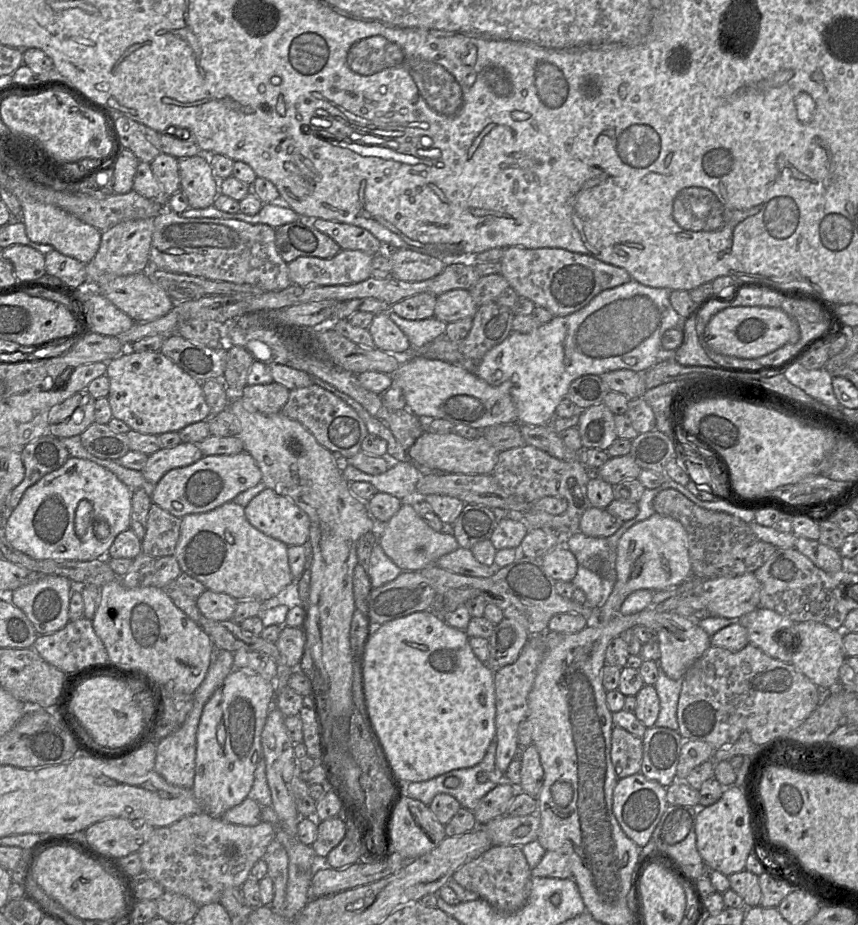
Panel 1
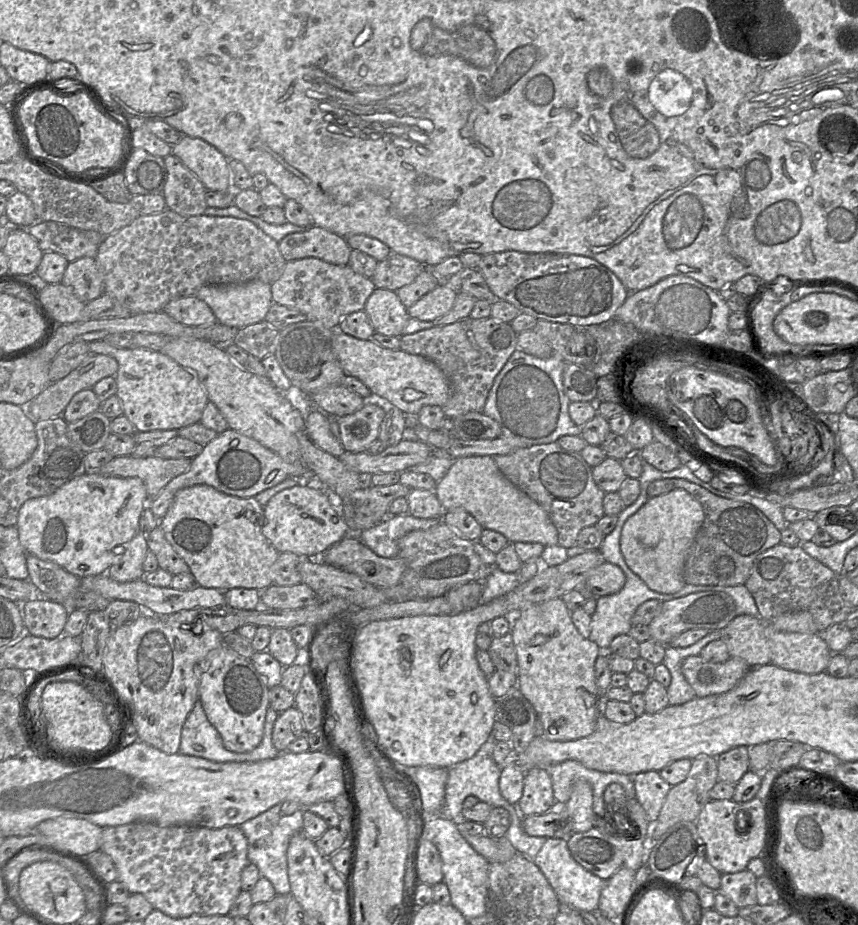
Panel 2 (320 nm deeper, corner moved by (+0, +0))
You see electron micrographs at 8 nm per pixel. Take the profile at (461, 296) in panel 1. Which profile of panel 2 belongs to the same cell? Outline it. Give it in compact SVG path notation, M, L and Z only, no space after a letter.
M443 281L421 297L407 311L411 318L433 321L447 314L453 307L457 292Z

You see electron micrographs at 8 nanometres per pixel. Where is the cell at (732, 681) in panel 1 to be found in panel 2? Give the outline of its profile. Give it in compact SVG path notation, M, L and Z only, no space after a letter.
M696 655L685 658L681 665L684 677L700 698L732 690L750 669L750 665L739 657L713 663Z

